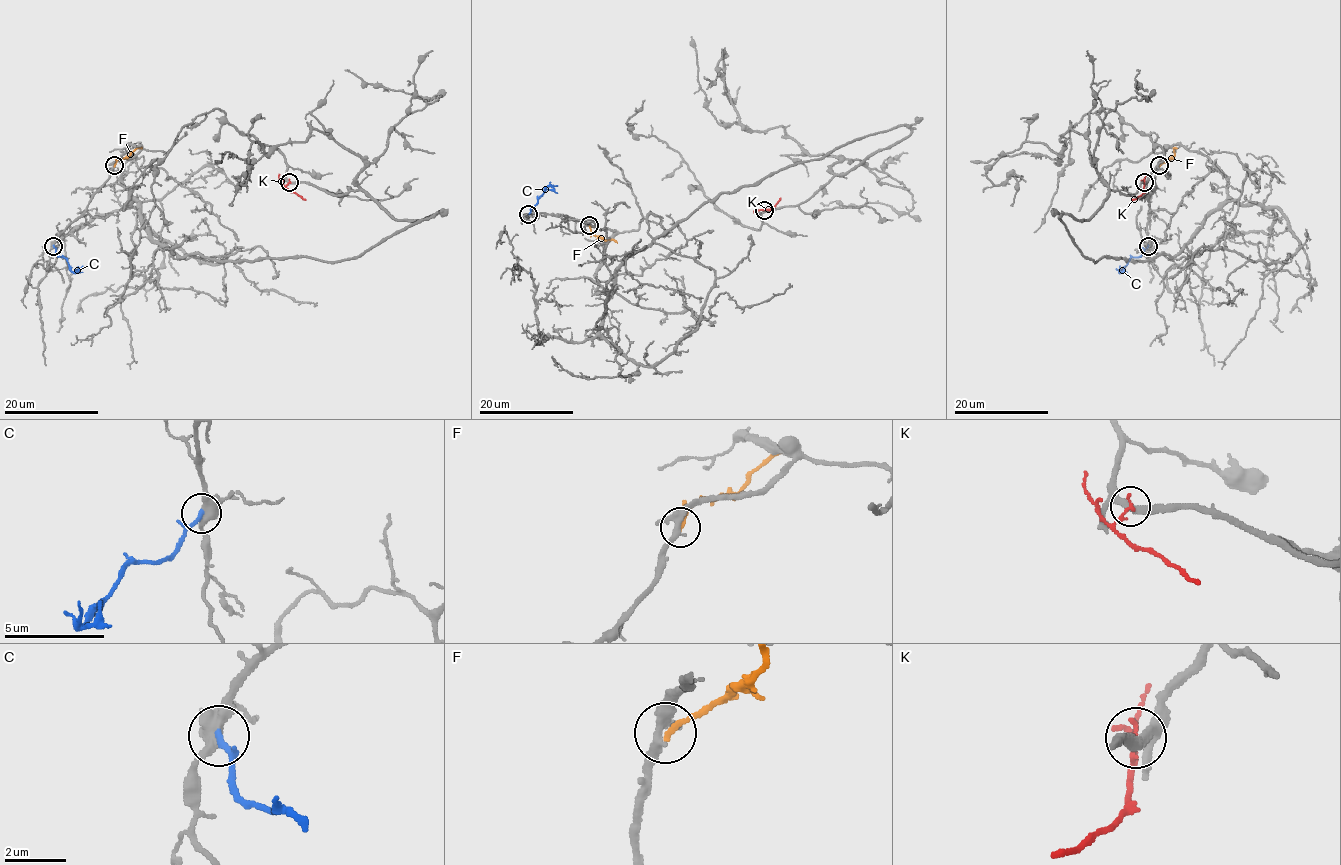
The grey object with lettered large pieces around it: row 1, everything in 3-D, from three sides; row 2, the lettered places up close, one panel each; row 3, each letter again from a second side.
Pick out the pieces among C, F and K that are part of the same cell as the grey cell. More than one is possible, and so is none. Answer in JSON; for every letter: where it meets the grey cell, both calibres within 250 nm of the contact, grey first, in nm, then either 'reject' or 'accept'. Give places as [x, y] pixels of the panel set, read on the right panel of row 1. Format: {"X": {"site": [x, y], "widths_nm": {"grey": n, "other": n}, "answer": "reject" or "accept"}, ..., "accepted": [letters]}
{"C": {"site": [1148, 246], "widths_nm": {"grey": 400, "other": 200}, "answer": "accept"}, "F": {"site": [1159, 165], "widths_nm": {"grey": 320, "other": 190}, "answer": "reject"}, "K": {"site": [1144, 182], "widths_nm": {"grey": 300, "other": 180}, "answer": "reject"}, "accepted": ["C"]}

